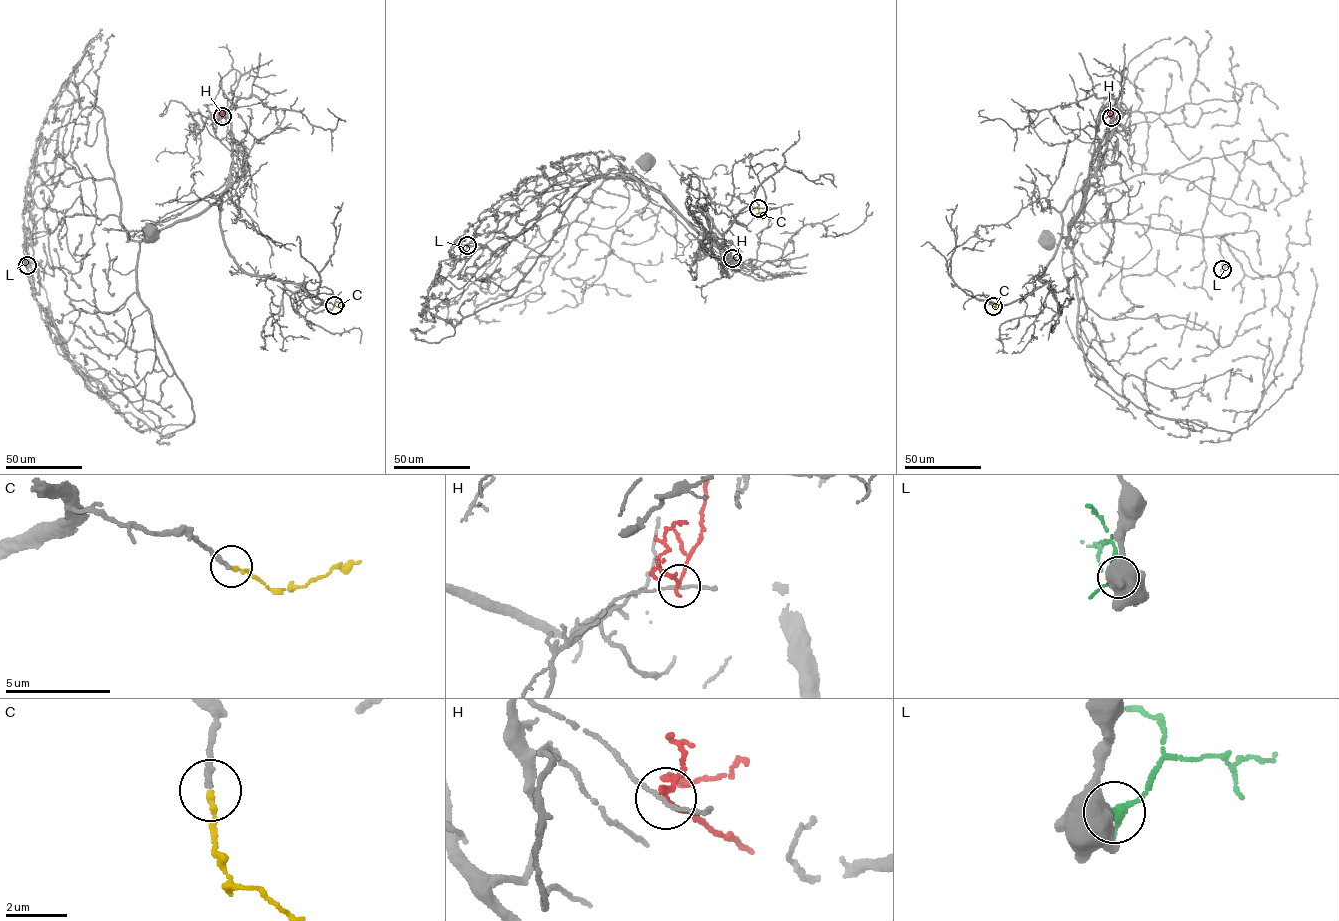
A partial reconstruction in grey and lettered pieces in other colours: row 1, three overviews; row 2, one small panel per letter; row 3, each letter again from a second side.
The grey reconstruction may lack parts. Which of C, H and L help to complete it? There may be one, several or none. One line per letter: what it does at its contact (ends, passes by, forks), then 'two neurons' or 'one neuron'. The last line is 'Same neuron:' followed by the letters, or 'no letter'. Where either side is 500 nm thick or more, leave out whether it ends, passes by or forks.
C: it ends there; one neuron
H: it forks there; two neurons
L: two neurons
Same neuron: C

